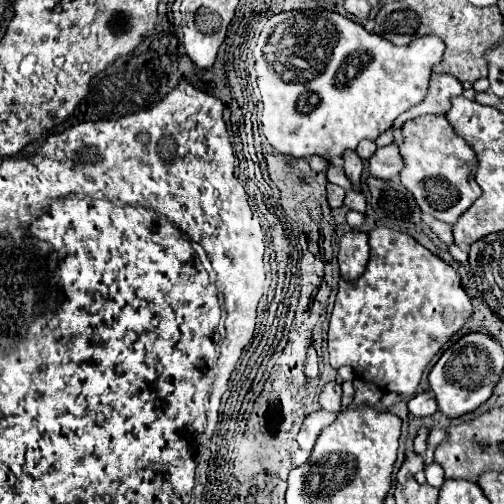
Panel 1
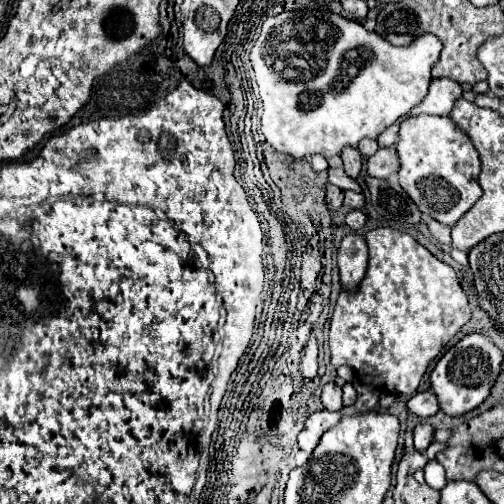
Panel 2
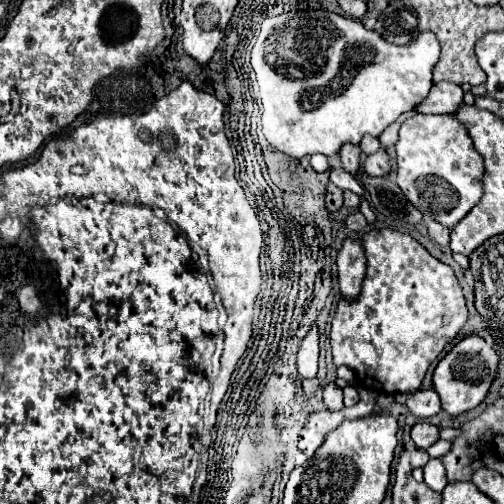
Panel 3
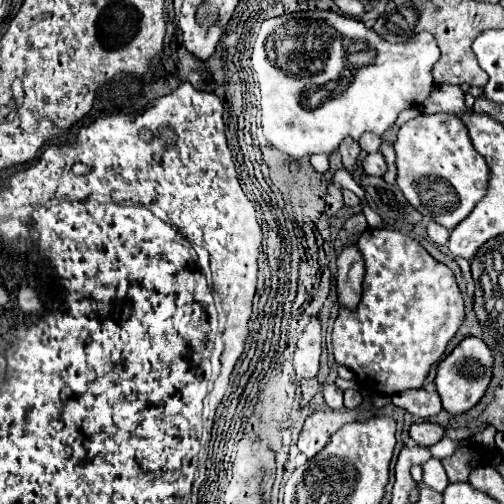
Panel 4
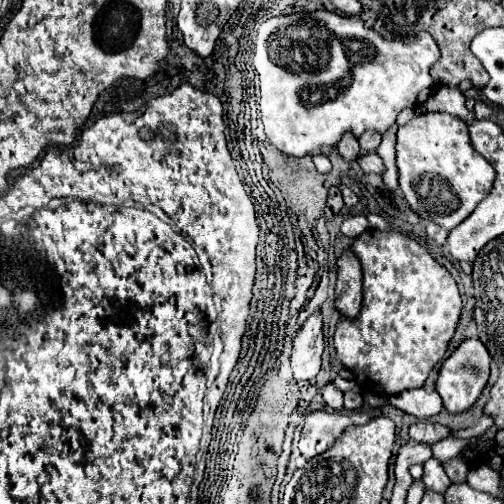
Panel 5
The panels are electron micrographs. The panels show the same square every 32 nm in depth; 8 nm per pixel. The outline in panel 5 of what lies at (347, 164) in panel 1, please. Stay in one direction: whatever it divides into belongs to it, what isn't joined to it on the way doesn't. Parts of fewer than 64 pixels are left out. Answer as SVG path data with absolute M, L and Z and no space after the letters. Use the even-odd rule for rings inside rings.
M344 136L344 140L340 140L340 144L338 144L338 152L342 154L342 158L348 164L354 164L360 156L360 144L354 136Z

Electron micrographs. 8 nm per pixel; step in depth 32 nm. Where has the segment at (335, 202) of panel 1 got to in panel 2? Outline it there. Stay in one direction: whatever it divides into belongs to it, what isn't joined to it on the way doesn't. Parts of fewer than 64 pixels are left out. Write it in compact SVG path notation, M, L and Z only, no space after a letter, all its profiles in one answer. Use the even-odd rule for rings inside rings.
M328 184L328 194L326 194L328 208L330 208L330 210L338 210L338 208L342 206L342 200L344 200L344 190L340 190L340 188L334 186L334 184Z

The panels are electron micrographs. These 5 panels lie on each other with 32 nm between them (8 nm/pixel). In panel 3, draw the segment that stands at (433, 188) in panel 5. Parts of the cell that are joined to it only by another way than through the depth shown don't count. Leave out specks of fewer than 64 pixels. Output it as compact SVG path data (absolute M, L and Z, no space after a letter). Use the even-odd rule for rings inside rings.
M416 114L402 122L396 156L396 178L402 192L422 214L448 228L454 228L454 224L460 222L484 194L480 186L484 162L480 160L468 132L464 132L464 126L460 126L460 122L450 114Z

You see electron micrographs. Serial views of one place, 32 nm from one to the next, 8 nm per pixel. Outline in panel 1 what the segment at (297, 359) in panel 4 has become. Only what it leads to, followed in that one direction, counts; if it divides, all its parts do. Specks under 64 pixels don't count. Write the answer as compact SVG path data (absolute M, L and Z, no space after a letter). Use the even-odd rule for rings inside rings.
M312 346L308 348L308 358L306 358L306 362L304 362L304 372L306 372L306 376L310 376L310 378L316 378L320 375L318 356L316 356L316 350L314 350Z

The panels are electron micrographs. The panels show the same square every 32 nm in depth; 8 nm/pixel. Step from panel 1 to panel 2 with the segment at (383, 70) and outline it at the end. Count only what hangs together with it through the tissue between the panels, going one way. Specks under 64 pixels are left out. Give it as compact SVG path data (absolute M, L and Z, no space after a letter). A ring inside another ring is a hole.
M294 10L294 12L276 14L276 16L270 16L270 18L264 18L264 20L258 18L258 36L256 36L256 30L254 30L252 48L254 48L254 62L256 62L256 84L260 88L260 98L262 98L262 104L264 104L262 132L266 136L268 144L274 150L290 154L294 158L306 158L306 156L312 156L312 154L322 154L324 158L330 158L330 156L340 154L342 148L346 148L346 146L356 148L362 138L378 138L402 114L406 114L410 108L420 104L424 100L424 96L428 94L428 86L430 86L430 80L432 80L430 70L438 62L444 46L434 34L422 34L408 46L392 46L388 40L384 40L376 32L368 32L360 22L348 20L340 14L334 14L334 12L328 12L328 10Z

